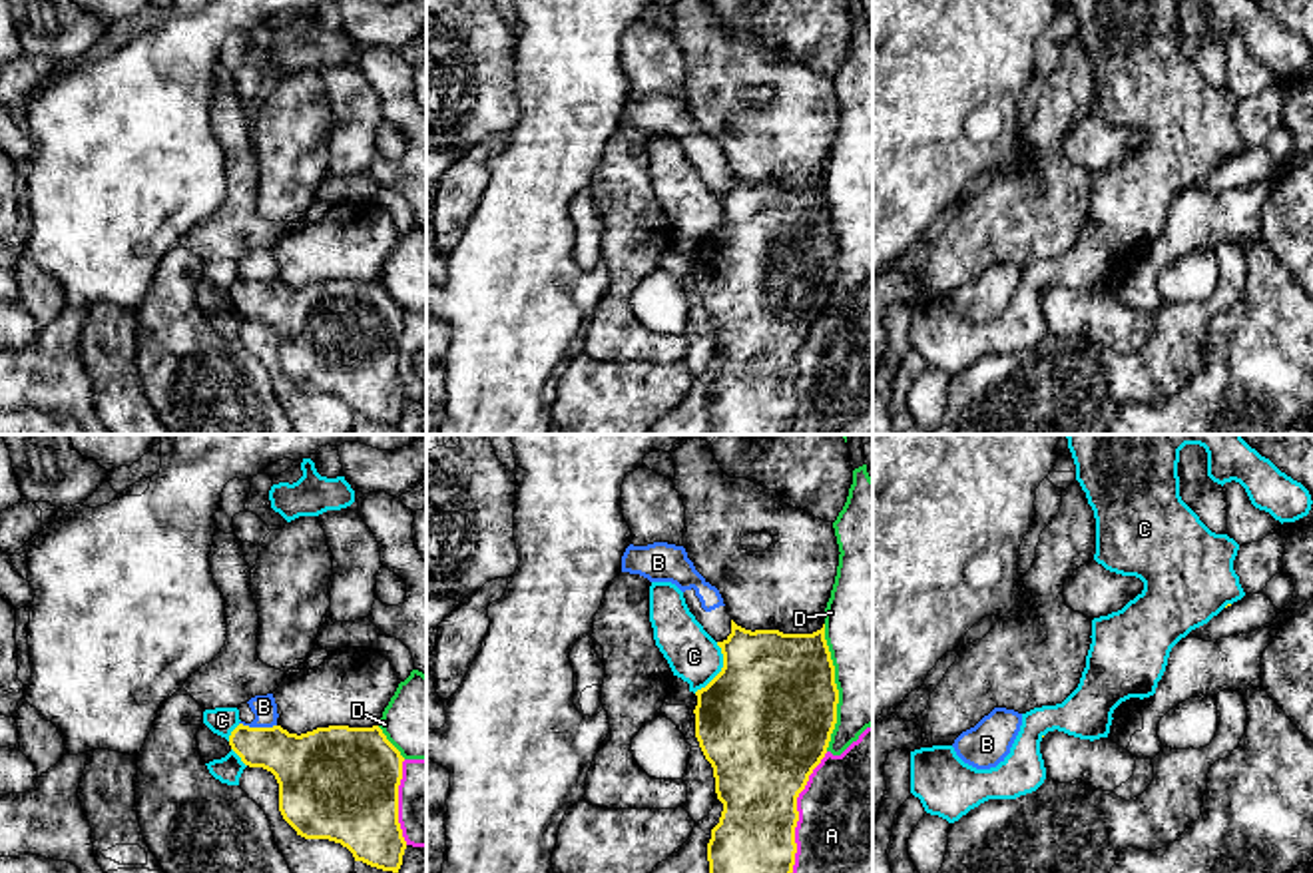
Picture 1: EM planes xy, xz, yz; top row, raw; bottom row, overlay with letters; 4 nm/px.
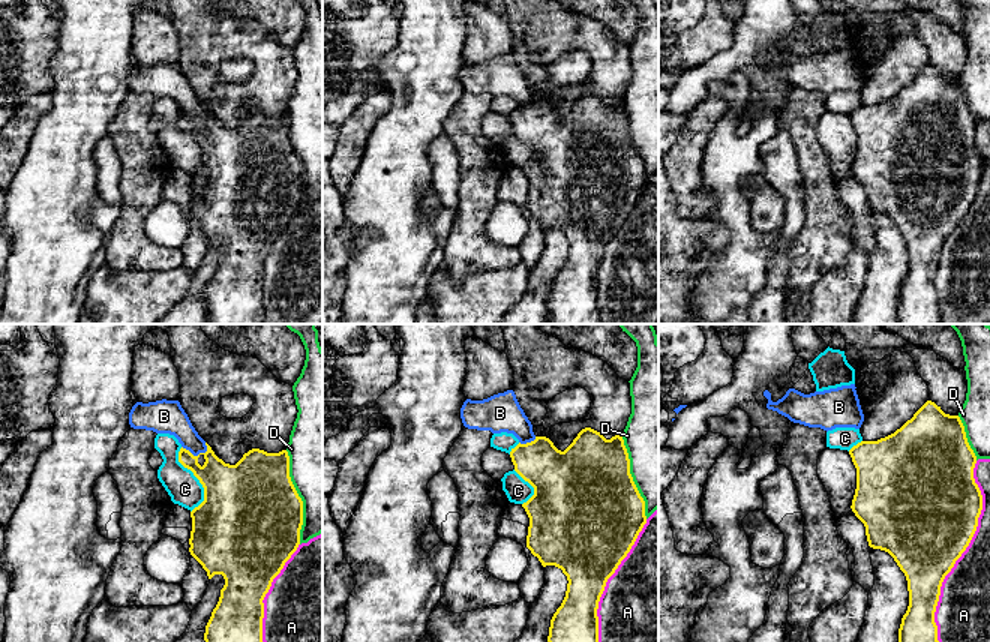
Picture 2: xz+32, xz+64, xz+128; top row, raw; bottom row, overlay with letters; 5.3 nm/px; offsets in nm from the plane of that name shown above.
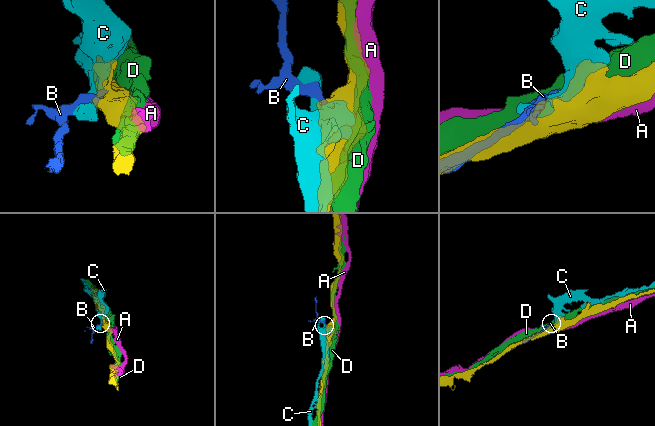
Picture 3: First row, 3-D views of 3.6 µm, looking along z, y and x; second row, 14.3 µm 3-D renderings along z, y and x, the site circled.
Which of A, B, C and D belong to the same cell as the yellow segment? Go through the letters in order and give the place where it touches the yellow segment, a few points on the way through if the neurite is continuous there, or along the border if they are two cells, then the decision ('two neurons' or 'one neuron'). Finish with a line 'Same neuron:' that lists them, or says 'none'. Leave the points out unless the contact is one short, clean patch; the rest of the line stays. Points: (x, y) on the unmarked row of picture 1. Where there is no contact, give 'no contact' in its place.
A: xz (797, 369) | two neurons
B: xy (258, 282) | two neurons
C: xz (722, 224) | two neurons
D: xz (835, 242) | two neurons
Same neuron: none

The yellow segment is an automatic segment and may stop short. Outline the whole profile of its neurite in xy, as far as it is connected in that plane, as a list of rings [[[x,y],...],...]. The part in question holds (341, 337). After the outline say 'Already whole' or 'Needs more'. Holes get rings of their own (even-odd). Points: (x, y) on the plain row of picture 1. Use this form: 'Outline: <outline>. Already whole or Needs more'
Outline: [[[239,277],[229,299],[245,319],[275,329],[279,365],[297,389],[341,397],[355,415],[398,427],[406,403],[398,377],[404,311],[379,279],[297,289]]]. Already whole

